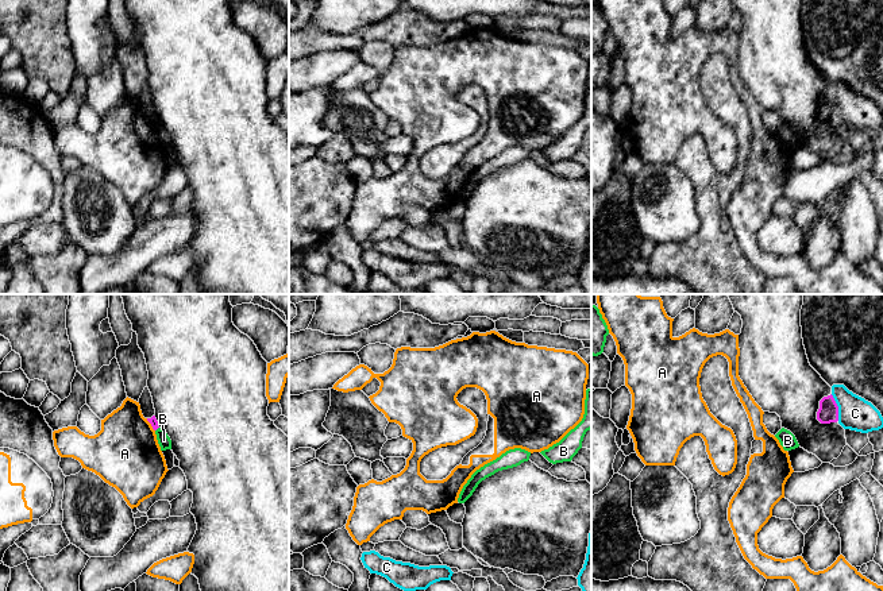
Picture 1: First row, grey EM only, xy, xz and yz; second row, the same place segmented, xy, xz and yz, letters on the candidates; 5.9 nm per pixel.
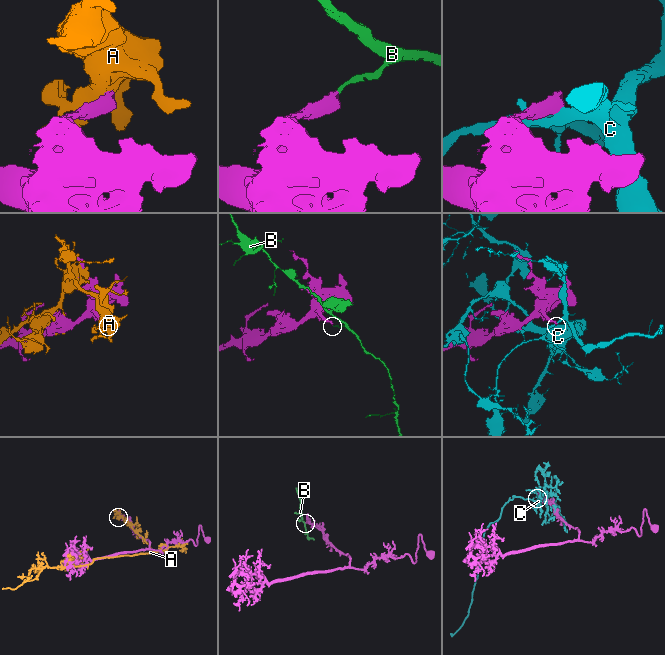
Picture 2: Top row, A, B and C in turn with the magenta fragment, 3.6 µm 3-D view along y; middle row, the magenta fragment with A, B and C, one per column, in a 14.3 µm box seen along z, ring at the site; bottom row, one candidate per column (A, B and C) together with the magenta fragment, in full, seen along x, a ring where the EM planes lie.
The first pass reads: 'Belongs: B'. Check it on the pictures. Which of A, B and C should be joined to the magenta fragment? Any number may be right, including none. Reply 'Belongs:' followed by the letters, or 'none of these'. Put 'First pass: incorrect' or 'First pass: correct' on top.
First pass: incorrect
Belongs: none of these

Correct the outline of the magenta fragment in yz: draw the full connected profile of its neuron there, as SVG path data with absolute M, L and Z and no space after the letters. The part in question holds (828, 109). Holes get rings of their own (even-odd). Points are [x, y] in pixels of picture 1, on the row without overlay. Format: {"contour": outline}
{"contour": "M833 93L824 94L820 98L820 107L817 109L817 117L821 121L830 121L838 119L838 104Z"}

